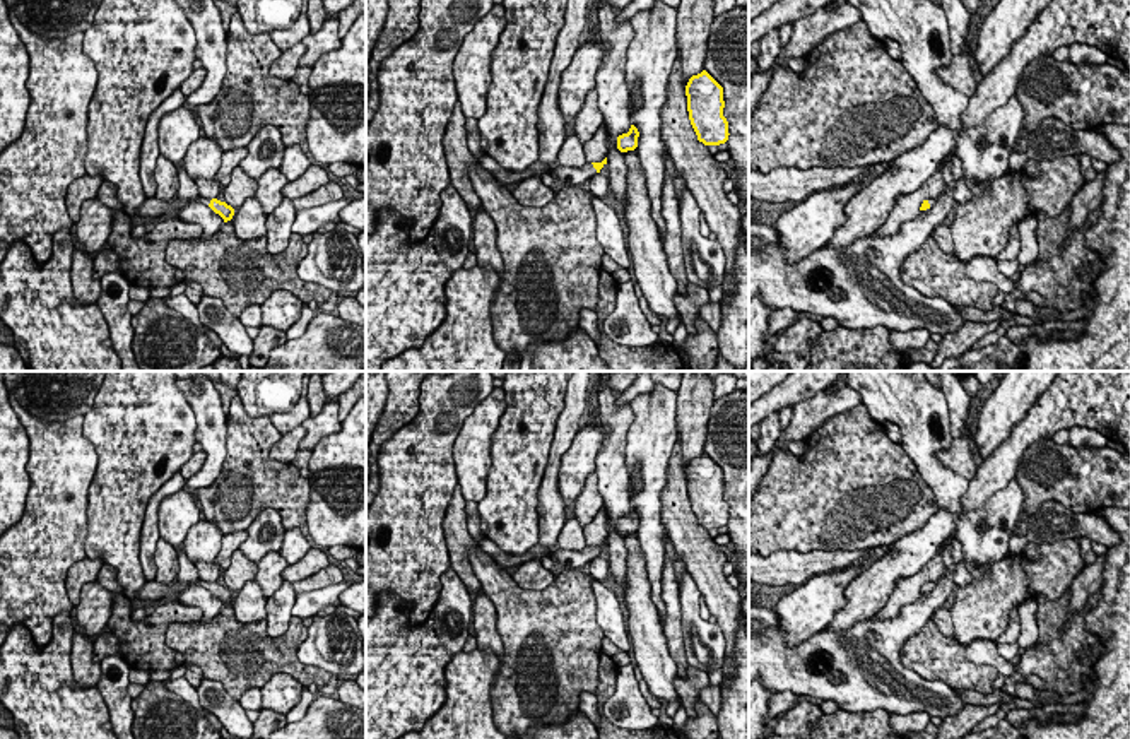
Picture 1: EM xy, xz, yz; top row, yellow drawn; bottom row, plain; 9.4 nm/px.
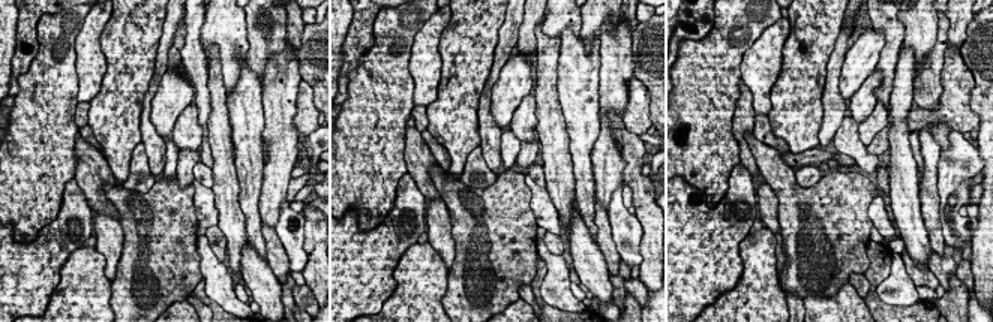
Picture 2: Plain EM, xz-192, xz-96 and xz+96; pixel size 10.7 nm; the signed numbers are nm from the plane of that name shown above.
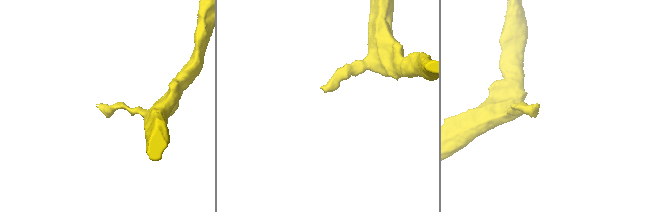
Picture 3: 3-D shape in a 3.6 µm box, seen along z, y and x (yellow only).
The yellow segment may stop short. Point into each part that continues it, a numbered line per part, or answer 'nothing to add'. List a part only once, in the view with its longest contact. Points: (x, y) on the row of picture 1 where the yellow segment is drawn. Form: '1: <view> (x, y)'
1: xz (573, 177)

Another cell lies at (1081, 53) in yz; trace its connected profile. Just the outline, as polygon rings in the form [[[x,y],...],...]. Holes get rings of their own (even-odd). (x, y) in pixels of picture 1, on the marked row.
[[[1074,43],[1070,46],[1068,60],[1077,67],[1084,63],[1103,65],[1108,62],[1108,55],[1096,46],[1086,43]]]

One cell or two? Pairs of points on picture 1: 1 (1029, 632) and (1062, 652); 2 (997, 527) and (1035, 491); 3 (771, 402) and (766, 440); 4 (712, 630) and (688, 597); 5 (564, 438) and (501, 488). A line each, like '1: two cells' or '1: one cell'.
1: two cells
2: two cells
3: two cells
4: one cell
5: two cells

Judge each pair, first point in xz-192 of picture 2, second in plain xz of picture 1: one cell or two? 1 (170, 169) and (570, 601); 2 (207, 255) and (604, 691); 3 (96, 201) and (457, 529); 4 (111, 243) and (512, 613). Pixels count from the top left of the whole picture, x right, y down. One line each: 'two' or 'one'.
1: two
2: two
3: one
4: two

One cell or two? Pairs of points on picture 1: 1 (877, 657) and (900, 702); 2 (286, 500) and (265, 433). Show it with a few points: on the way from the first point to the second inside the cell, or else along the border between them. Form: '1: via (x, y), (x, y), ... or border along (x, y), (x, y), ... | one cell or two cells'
1: via (877, 668), (877, 674), (894, 691) | one cell
2: via (270, 483), (258, 471), (258, 450) | one cell

